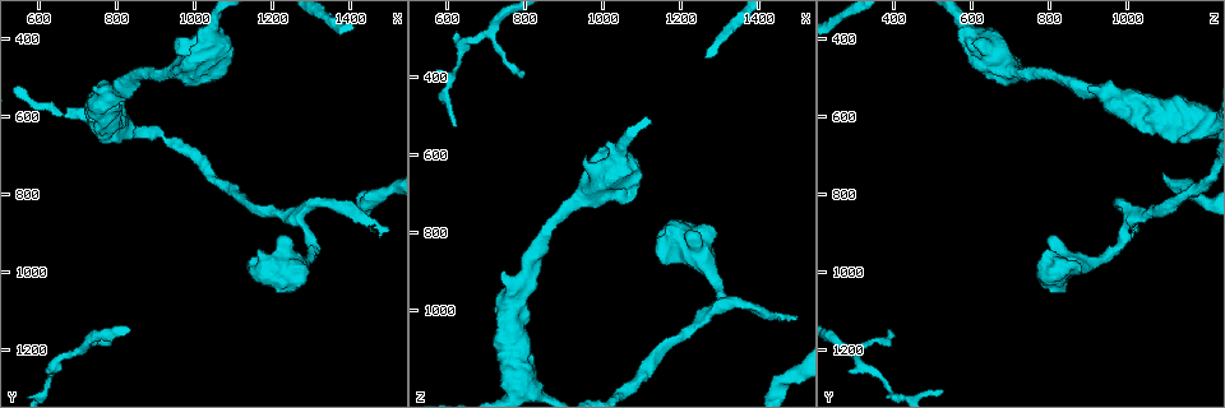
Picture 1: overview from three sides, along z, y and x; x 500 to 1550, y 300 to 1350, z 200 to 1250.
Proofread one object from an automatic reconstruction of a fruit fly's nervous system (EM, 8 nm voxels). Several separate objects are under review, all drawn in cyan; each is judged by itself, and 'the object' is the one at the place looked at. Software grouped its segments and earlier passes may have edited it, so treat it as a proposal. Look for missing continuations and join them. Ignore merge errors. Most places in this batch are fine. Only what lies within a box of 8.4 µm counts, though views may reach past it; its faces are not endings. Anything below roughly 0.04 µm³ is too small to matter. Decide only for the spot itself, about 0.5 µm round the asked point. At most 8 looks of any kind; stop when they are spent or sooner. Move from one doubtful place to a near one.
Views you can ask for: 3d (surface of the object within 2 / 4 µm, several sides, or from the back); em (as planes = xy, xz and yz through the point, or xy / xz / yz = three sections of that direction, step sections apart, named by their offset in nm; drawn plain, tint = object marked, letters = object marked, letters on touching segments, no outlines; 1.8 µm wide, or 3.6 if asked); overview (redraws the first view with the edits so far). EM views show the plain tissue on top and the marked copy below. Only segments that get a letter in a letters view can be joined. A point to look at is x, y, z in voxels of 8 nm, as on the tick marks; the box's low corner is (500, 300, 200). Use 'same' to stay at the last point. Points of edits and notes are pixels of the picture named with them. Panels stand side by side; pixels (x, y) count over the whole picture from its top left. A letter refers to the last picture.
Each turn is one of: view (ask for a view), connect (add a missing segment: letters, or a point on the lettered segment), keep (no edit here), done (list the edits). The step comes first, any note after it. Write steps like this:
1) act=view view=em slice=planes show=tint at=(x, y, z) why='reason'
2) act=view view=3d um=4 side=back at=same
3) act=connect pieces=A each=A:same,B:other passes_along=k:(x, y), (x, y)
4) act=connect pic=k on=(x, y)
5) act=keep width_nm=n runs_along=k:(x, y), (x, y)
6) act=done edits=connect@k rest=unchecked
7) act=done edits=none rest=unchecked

act=view view=em slice=planes show=letters at=(1070, 455, 720) why='stops while still wide'

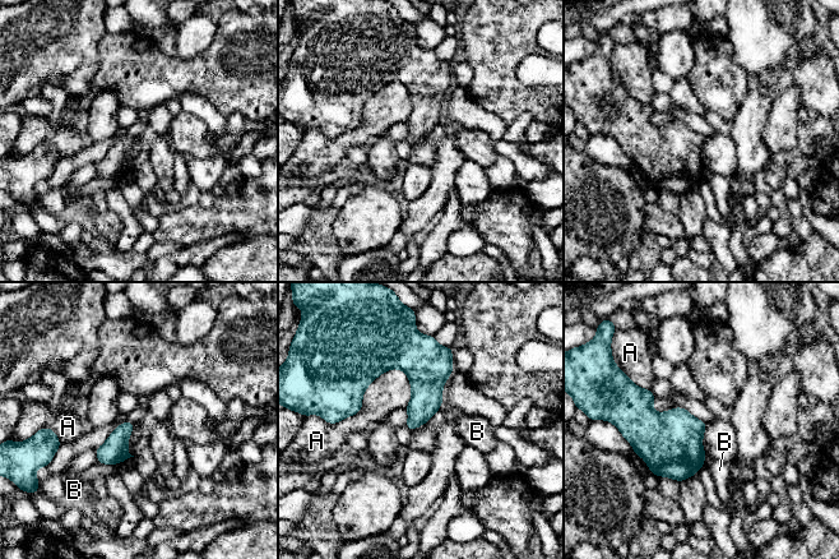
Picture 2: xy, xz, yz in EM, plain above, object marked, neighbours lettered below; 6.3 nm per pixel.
act=keep each=A:other,B:other runs_along=2:(449, 355), (384, 363), (346, 411) found='none of them fits'

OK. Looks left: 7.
act=view view=3d um=2 at=(760, 555, 970) why='calibre changes'

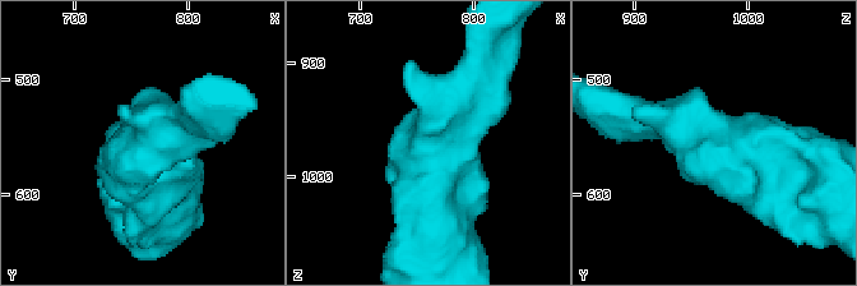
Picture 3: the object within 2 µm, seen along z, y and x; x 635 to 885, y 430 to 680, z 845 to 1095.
act=view view=em slice=planes show=letters at=(762, 556, 970) arm_widths_nm=220,500

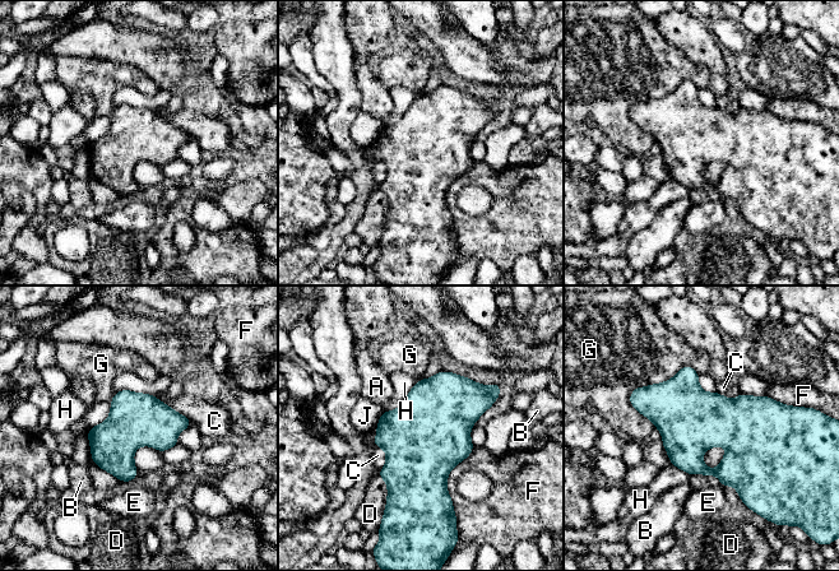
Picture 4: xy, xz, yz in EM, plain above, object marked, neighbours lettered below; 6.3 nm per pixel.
act=keep longest_contact=G:480nm each=A:other,B:other,C:other,D:other,E:other,F:other,G:other,H:other,J:other found='no lettered segment goes on from it'

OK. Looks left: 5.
act=view view=em slice=planes show=letters at=(1500, 900, 1010) why='thin end'

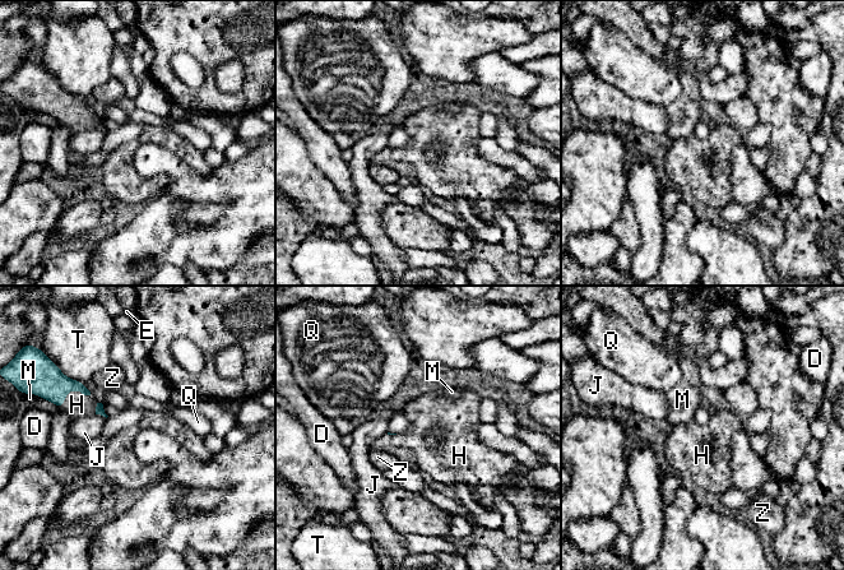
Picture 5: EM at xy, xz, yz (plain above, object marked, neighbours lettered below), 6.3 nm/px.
act=connect pieces=H longest_contact=H:190nm each=D:other,E:other,H:same,J:other,M:other,Q:other,T:other,Z:other passes_along=5:(36, 372), (72, 389), (77, 404) found='the neuron continues'

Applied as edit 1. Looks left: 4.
act=done edits=connect@5 rest=unchecked

